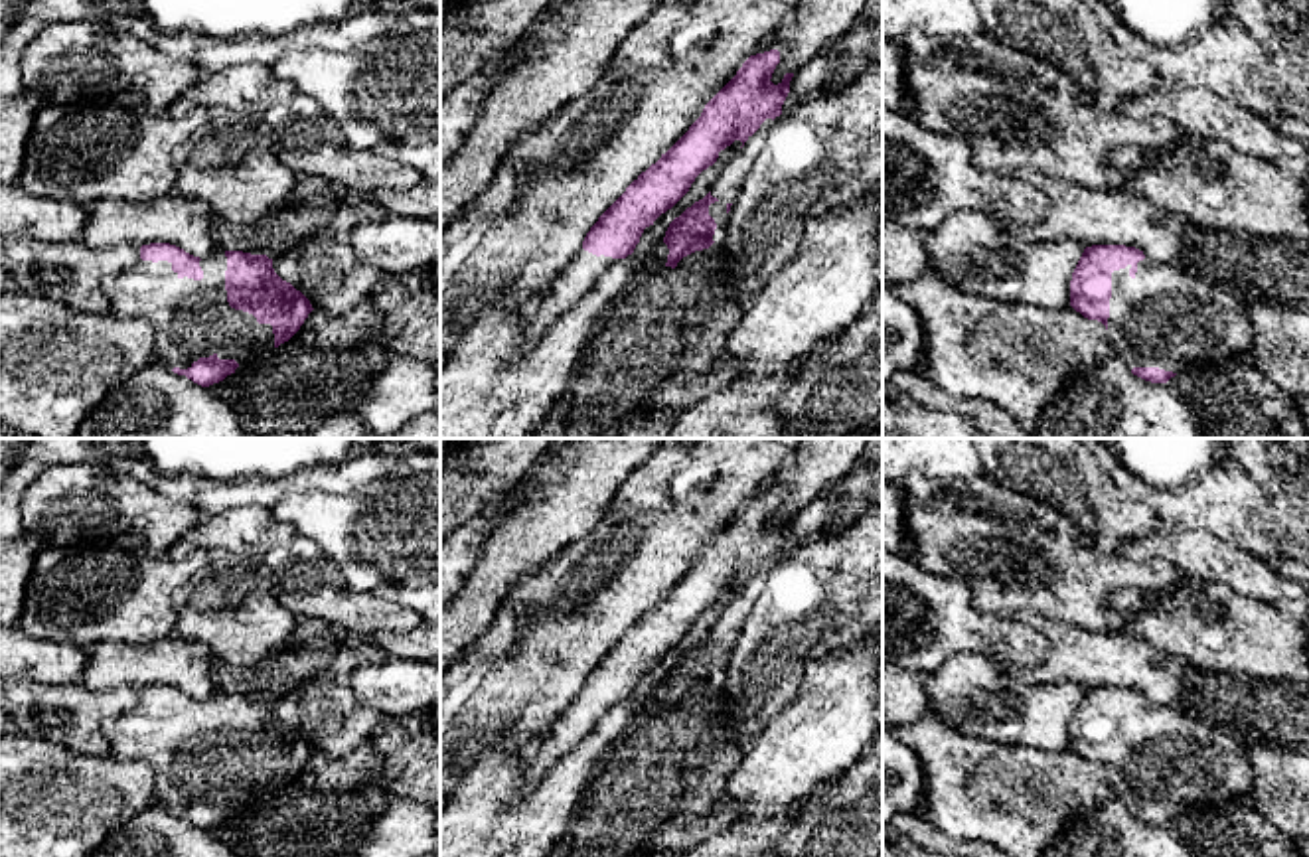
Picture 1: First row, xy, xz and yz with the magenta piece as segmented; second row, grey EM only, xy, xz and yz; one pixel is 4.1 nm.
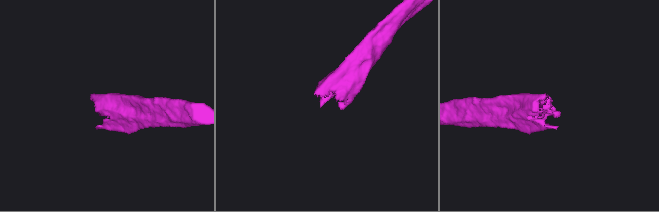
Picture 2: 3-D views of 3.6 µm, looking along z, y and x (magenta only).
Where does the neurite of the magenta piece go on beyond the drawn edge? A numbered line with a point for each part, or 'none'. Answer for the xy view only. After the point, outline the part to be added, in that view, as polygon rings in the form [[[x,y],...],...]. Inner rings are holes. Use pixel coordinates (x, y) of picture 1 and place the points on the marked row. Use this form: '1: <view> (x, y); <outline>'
1: xy (192, 318); [[[225,251],[199,261],[201,280],[180,278],[168,261],[142,261],[105,282],[118,318],[144,318],[154,328],[154,359],[168,369],[188,369],[199,357],[217,355],[247,365],[274,351],[270,324],[227,302]]]

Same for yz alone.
1: yz (1167, 316); [[[1151,259],[1112,273],[1108,342],[1129,369],[1181,373],[1218,357],[1252,355],[1254,326],[1236,296],[1181,263]]]

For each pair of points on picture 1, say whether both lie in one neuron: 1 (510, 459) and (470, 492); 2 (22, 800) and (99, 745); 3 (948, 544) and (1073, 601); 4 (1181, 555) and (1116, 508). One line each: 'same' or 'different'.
1: same
2: different
3: same
4: different

